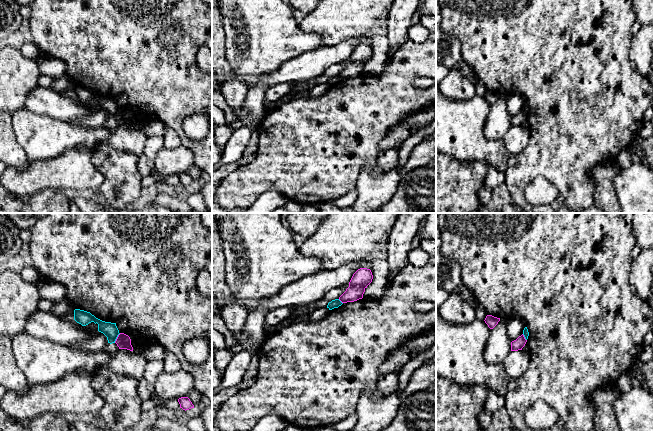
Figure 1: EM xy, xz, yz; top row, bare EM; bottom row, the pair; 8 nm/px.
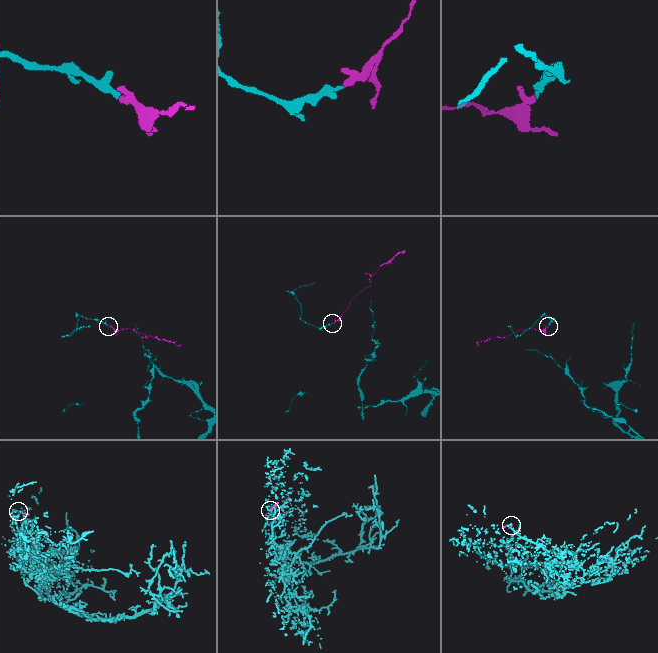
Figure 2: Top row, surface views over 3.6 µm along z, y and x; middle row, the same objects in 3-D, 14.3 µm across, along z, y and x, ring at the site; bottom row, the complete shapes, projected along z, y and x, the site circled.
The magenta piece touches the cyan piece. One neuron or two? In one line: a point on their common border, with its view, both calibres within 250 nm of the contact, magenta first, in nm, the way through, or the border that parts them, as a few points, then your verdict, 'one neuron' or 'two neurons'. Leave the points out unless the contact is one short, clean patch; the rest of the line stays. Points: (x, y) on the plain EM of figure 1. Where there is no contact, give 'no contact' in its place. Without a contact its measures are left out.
contact xy (117, 114); calibres 120 and 120 nm; border xy (120, 109), (114, 118); two neurons

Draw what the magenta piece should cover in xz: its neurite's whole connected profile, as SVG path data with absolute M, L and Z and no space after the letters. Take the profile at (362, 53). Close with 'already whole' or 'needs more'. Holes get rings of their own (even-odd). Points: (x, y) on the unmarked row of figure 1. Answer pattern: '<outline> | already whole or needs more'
M360 44L352 52L349 63L339 73L342 79L354 78L363 74L367 62L372 58L373 51L370 45Z | already whole

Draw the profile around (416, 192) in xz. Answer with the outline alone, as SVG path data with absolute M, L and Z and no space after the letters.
M421 166L401 175L393 197L373 213L436 213L436 169Z

